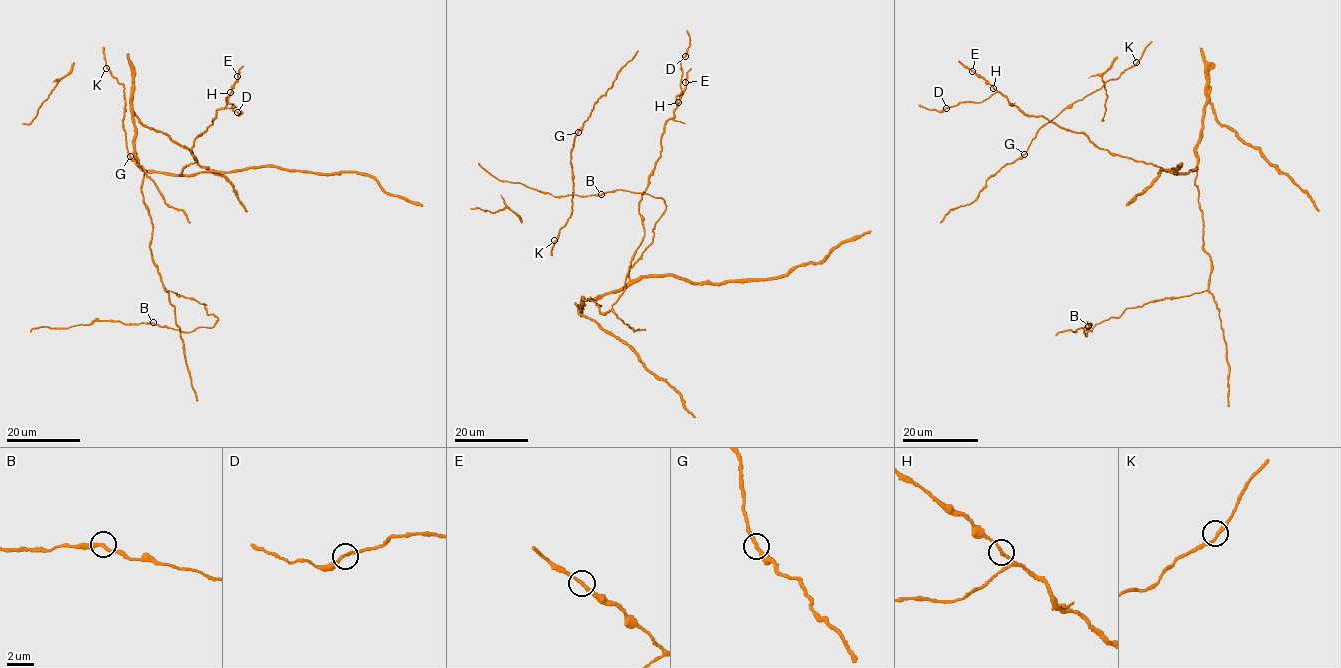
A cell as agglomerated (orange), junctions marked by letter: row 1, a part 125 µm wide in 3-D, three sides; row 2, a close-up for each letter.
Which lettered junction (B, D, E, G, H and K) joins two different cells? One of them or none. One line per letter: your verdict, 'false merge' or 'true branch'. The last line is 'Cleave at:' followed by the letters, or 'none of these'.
B: true branch
D: true branch
E: true branch
G: true branch
H: true branch
K: true branch
Cleave at: none of these

